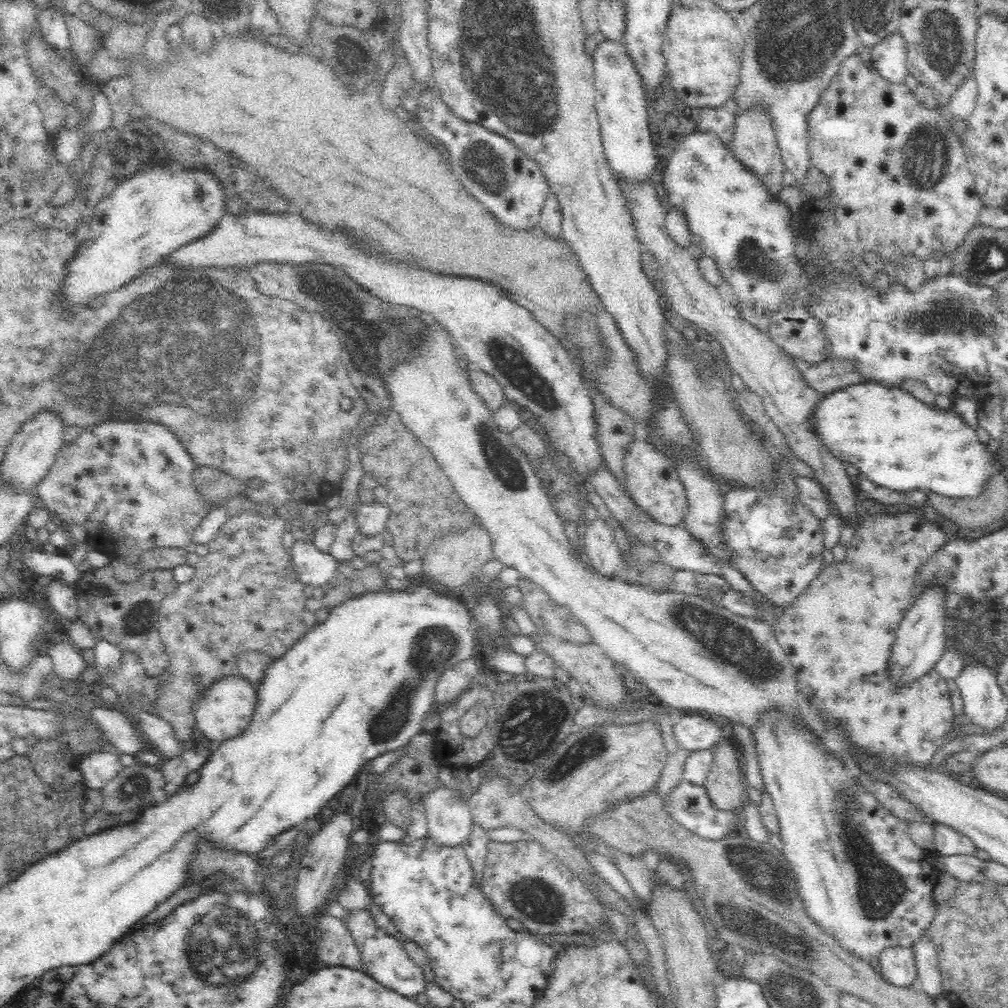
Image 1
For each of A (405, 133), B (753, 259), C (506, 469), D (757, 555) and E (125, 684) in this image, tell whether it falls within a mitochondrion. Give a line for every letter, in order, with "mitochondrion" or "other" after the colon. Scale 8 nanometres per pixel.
A: other
B: mitochondrion
C: mitochondrion
D: mitochondrion
E: mitochondrion

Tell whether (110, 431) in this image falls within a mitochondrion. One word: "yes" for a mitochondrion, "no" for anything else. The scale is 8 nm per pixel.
yes

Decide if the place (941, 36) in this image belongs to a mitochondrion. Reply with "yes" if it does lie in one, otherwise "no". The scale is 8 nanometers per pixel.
yes

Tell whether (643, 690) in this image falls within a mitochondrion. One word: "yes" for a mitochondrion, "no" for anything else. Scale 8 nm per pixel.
no

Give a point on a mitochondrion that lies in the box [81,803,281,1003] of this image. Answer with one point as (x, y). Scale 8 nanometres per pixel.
(224, 941)

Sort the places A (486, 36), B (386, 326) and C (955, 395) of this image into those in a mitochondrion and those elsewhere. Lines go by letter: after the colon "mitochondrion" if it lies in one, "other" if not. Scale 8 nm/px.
A: mitochondrion
B: mitochondrion
C: other

